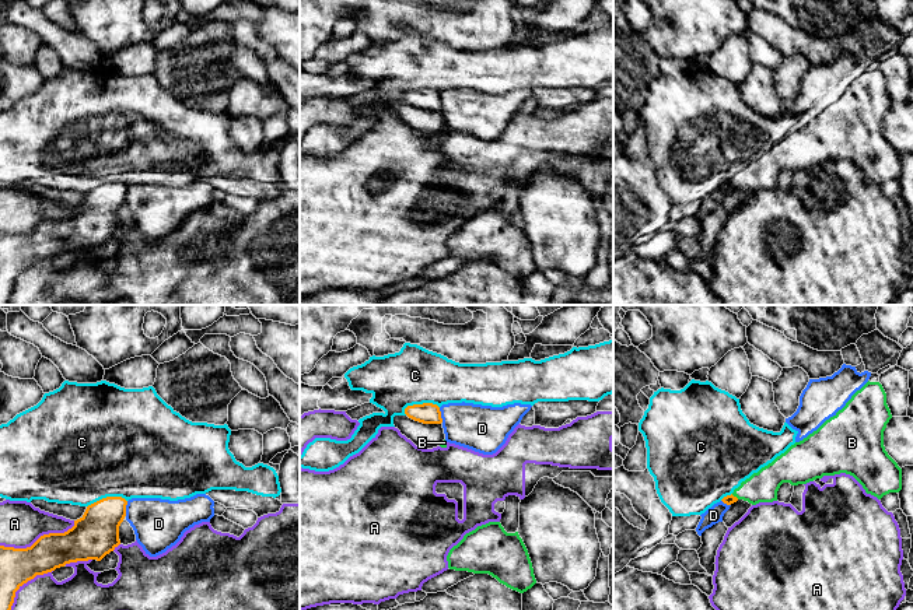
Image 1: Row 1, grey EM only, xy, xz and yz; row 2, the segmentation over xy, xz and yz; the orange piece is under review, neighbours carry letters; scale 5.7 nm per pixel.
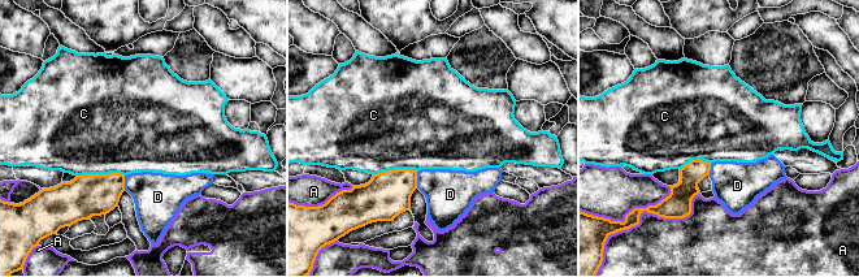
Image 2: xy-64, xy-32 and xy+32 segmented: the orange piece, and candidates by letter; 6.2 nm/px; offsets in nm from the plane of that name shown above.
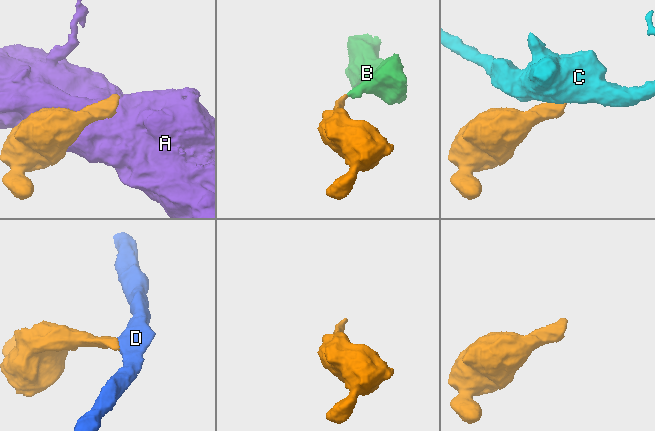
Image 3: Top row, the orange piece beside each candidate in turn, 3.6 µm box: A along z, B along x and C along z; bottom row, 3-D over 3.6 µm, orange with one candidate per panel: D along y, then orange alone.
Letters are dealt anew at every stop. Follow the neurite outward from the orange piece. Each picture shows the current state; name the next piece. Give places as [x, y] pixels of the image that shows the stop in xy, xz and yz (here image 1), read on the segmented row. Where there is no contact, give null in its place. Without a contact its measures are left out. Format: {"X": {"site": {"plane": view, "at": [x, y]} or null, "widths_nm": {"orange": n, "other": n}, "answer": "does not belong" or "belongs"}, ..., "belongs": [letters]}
{"A": {"site": {"plane": "xy", "at": [39, 537]}, "widths_nm": {"orange": 220, "other": 240}, "answer": "does not belong"}, "B": {"site": {"plane": "yz", "at": [735, 497]}, "widths_nm": {"orange": 60, "other": 180}, "answer": "belongs"}, "C": {"site": {"plane": "xz", "at": [419, 405]}, "widths_nm": {"orange": 130, "other": 320}, "answer": "does not belong"}, "D": {"site": {"plane": "xy", "at": [125, 508]}, "widths_nm": {"orange": 260, "other": 280}, "answer": "does not belong"}, "belongs": ["B"]}

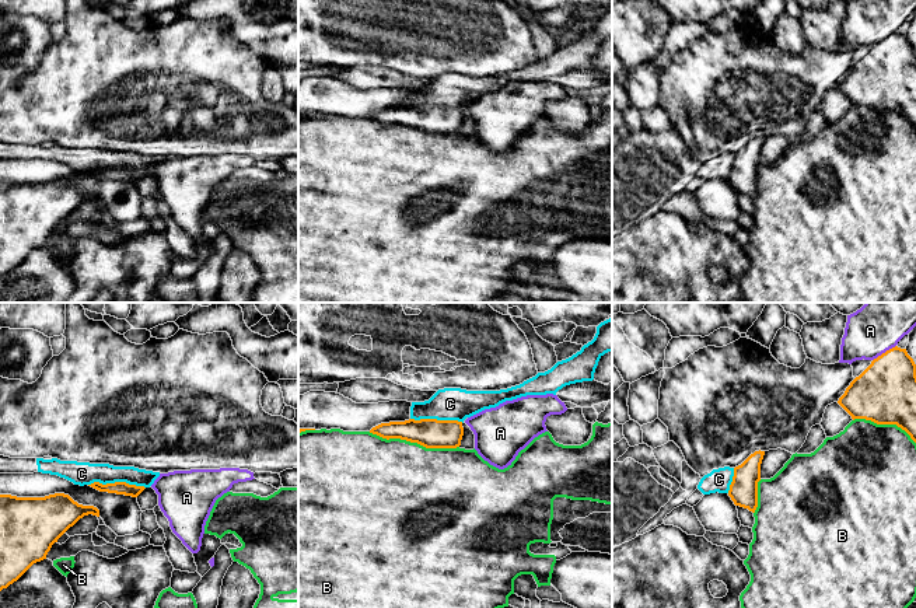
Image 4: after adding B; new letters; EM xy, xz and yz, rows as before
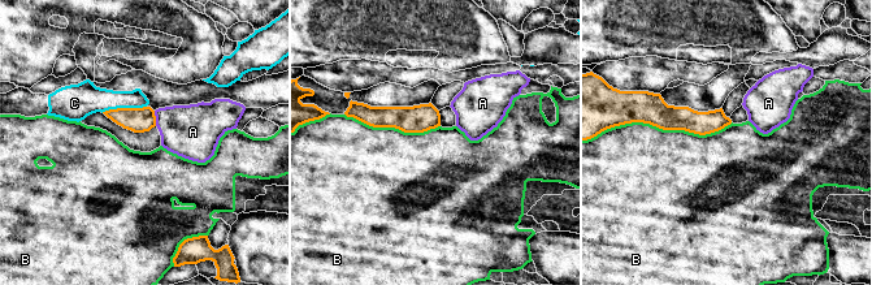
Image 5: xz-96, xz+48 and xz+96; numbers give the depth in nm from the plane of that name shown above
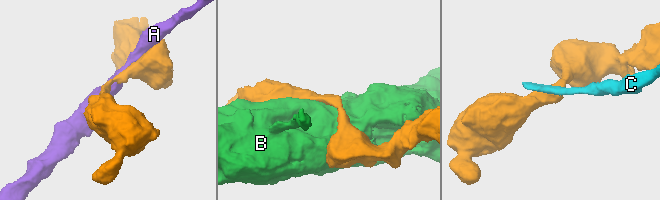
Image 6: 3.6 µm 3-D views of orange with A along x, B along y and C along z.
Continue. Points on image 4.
{"A": {"site": {"plane": "yz", "at": [885, 352]}, "widths_nm": {"orange": 360, "other": 300}, "answer": "does not belong"}, "B": {"site": {"plane": "xz", "at": [413, 441]}, "widths_nm": {"orange": 170, "other": 480}, "answer": "does not belong"}, "C": {"site": {"plane": "xy", "at": [116, 482]}, "widths_nm": {"orange": 80, "other": 130}, "answer": "does not belong"}, "belongs": []}

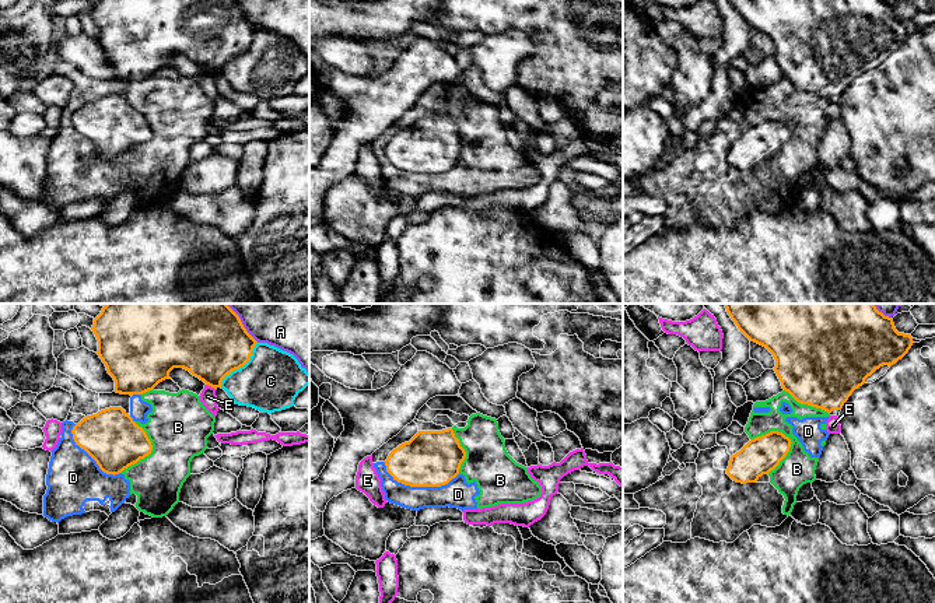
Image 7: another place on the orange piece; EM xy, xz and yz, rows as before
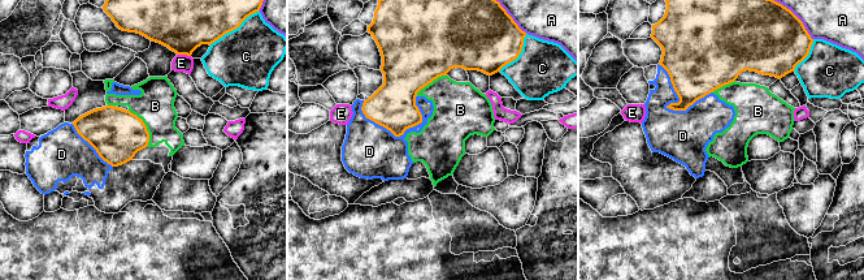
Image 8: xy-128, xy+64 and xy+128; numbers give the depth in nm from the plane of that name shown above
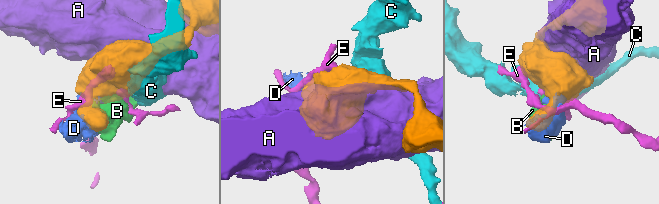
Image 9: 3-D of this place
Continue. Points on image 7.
{"A": {"site": {"plane": "xy", "at": [241, 323]}, "widths_nm": {"orange": 460, "other": 480}, "answer": "does not belong"}, "B": {"site": {"plane": "yz", "at": [788, 451]}, "widths_nm": {"orange": 220, "other": 190}, "answer": "does not belong"}, "C": {"site": {"plane": "xy", "at": [241, 365]}, "widths_nm": {"orange": 440, "other": 340}, "answer": "does not belong"}, "D": {"site": {"plane": "xz", "at": [419, 486]}, "widths_nm": {"orange": 320, "other": 160}, "answer": "does not belong"}, "E": {"site": {"plane": "xy", "at": [212, 386]}, "widths_nm": {"orange": 400, "other": 90}, "answer": "does not belong"}, "belongs": []}

